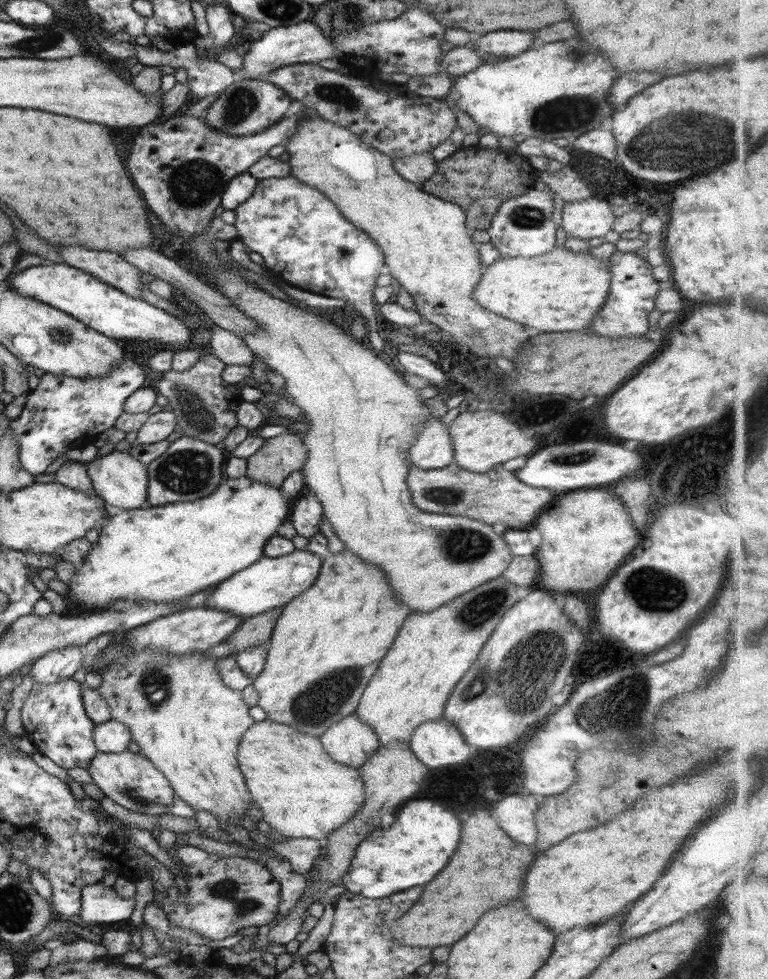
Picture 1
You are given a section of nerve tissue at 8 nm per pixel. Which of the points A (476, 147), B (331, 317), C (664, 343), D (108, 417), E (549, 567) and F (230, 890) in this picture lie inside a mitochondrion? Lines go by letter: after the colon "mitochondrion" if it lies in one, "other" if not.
A: other
B: other
C: other
D: other
E: other
F: mitochondrion

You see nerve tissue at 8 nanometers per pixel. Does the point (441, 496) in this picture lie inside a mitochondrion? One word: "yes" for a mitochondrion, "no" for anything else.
yes

